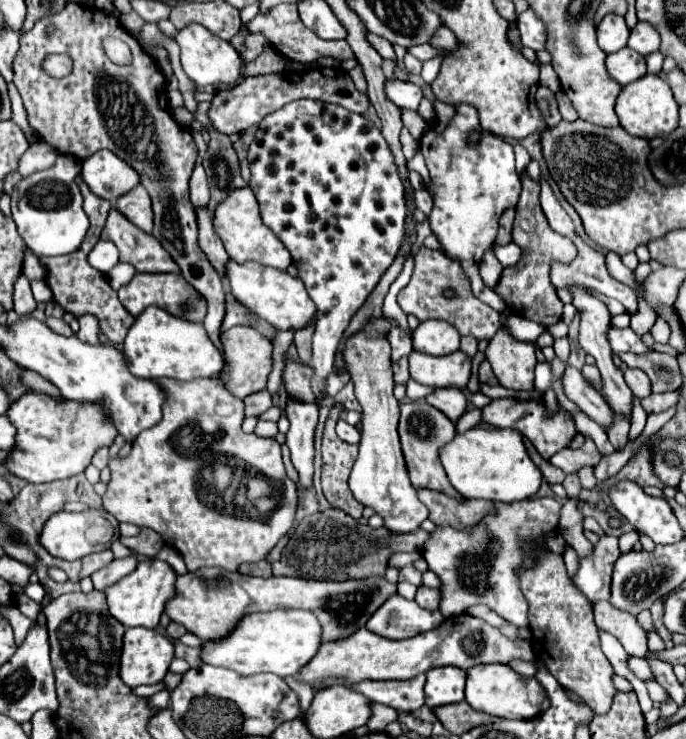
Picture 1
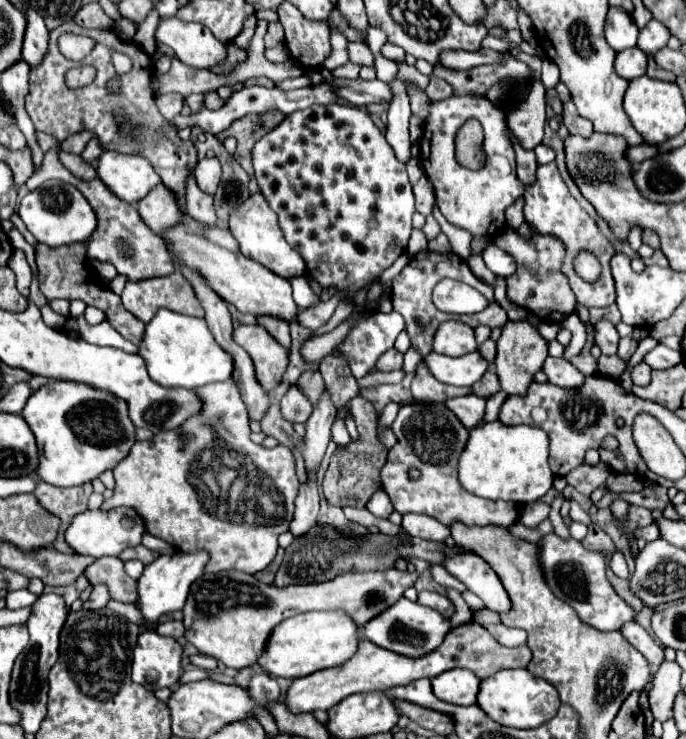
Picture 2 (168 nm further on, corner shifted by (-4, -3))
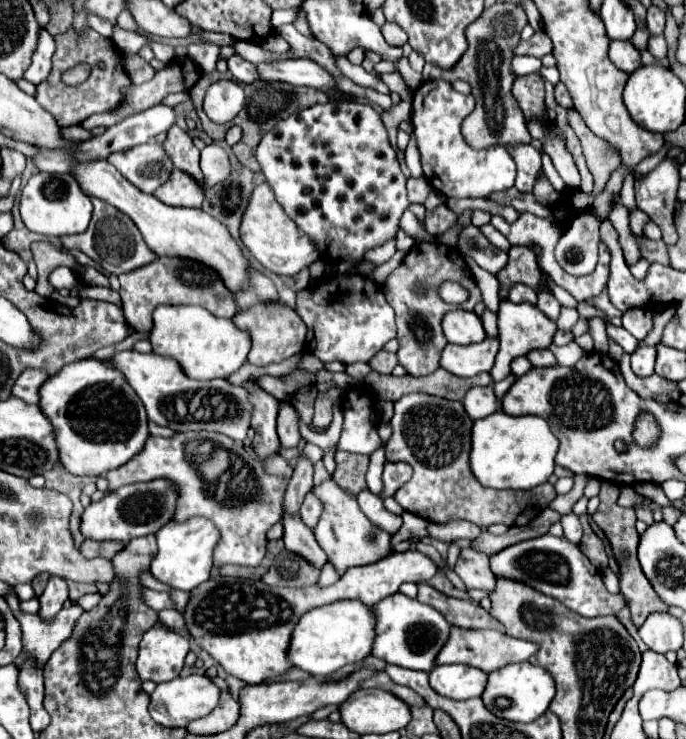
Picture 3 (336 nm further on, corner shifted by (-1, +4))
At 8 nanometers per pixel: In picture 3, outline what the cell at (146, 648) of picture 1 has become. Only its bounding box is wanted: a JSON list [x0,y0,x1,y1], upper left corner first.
[136,629,188,683]

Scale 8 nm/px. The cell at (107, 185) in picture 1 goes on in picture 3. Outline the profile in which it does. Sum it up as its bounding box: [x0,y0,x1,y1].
[108,143,174,193]

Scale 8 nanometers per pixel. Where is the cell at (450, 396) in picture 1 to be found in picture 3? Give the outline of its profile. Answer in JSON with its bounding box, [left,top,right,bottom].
[462,385,500,421]

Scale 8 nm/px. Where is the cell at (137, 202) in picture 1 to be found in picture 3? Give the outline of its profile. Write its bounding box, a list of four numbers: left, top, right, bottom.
[152,169,204,207]

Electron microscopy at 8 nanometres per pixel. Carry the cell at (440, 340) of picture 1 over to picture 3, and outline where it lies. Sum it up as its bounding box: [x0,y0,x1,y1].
[442,311,484,345]

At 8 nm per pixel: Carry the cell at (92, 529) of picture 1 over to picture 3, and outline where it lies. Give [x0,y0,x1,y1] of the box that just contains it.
[80,481,174,543]

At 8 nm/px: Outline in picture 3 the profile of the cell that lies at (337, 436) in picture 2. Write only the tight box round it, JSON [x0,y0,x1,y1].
[299,442,324,463]

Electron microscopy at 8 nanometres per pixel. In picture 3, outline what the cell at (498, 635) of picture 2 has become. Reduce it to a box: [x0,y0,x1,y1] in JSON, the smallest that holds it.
[416,583,506,633]

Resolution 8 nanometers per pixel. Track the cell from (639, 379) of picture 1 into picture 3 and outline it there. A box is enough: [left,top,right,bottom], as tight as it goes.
[632,347,656,377]

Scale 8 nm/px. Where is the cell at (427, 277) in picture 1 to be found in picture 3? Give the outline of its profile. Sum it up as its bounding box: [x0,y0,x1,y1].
[382,241,482,375]

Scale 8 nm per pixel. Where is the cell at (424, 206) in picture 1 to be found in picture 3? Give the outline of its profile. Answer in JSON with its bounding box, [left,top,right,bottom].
[408,177,430,203]

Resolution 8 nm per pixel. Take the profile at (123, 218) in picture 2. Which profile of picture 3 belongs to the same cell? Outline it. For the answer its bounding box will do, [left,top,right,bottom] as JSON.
[60,197,158,273]

